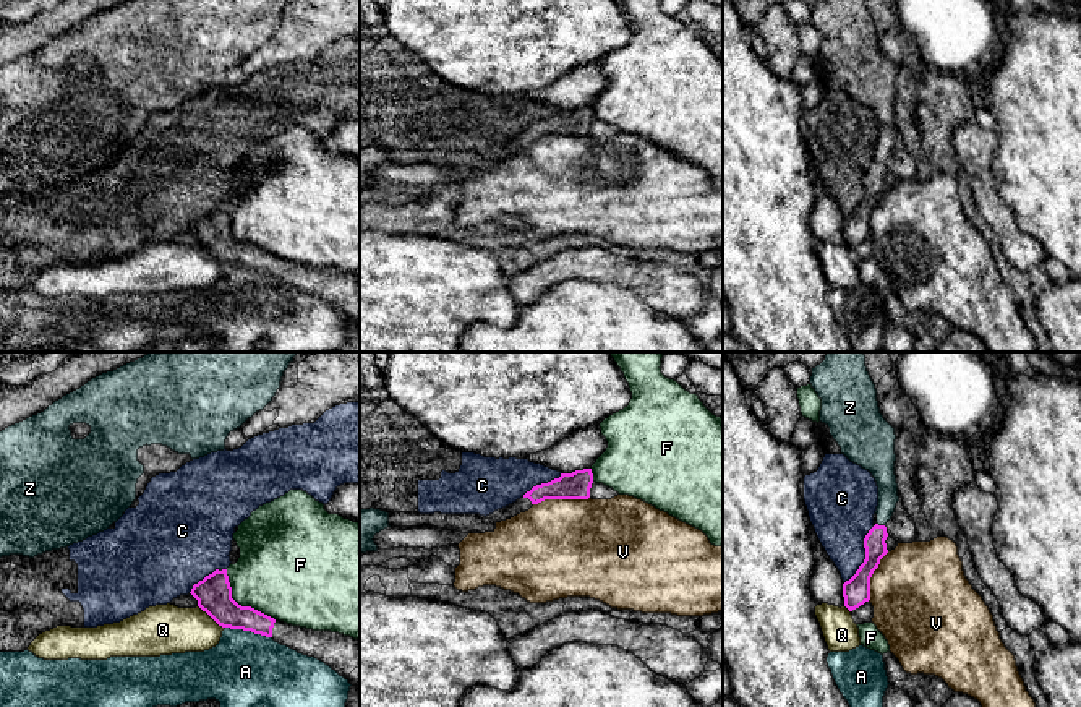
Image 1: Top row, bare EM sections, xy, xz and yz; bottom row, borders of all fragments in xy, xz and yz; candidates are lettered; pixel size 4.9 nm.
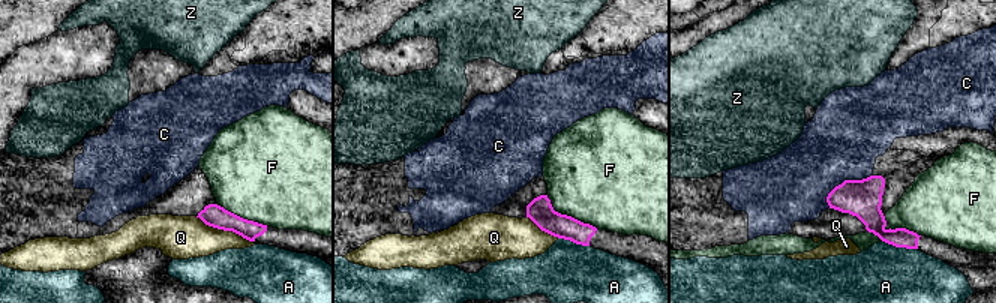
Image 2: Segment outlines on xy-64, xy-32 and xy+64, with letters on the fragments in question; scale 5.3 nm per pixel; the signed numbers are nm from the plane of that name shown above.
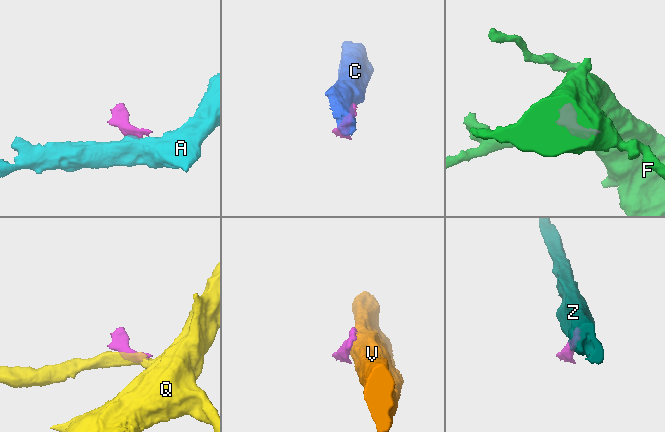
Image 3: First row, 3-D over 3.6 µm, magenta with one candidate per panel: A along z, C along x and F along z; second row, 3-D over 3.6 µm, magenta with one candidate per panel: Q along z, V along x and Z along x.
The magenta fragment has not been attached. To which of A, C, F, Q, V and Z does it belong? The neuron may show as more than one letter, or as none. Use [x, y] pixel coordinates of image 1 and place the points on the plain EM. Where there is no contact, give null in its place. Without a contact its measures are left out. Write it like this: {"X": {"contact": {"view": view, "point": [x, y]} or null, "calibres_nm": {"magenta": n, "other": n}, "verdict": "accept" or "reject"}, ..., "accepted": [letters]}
{"A": {"contact": {"view": "xy", "point": [248, 266]}, "calibres_nm": {"magenta": 180, "other": 400}, "verdict": "reject"}, "C": {"contact": {"view": "yz", "point": [866, 192]}, "calibres_nm": {"magenta": 140, "other": 320}, "verdict": "reject"}, "F": {"contact": {"view": "xy", "point": [240, 242]}, "calibres_nm": {"magenta": 180, "other": 420}, "verdict": "reject"}, "Q": {"contact": {"view": "xy", "point": [211, 253]}, "calibres_nm": {"magenta": 180, "other": 260}, "verdict": "reject"}, "V": {"contact": {"view": "xz", "point": [561, 135]}, "calibres_nm": {"magenta": 140, "other": 480}, "verdict": "reject"}, "Z": {"contact": {"view": "yz", "point": [880, 162]}, "calibres_nm": {"magenta": 110, "other": 100}, "verdict": "accept"}, "accepted": ["Z"]}

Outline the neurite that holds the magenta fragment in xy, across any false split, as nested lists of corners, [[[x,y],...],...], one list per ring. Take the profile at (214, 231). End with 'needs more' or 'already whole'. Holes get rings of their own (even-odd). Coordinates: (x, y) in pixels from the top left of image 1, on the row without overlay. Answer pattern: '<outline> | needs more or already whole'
[[[216,206],[194,221],[190,230],[198,237],[198,243],[219,263],[272,274],[298,290],[324,298],[352,323],[360,323],[360,276],[292,263],[251,243],[238,242],[232,235],[227,206]]] | needs more

